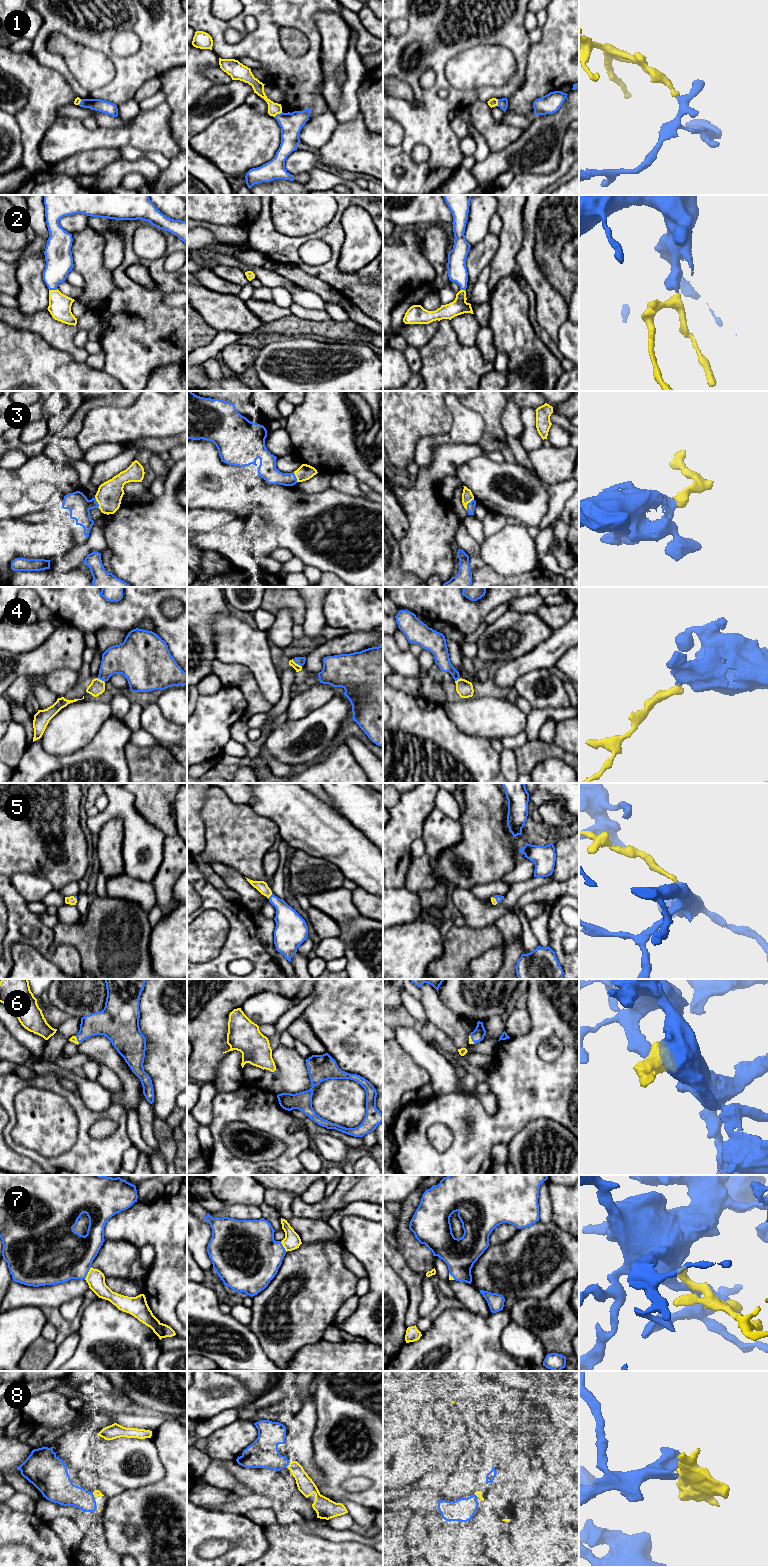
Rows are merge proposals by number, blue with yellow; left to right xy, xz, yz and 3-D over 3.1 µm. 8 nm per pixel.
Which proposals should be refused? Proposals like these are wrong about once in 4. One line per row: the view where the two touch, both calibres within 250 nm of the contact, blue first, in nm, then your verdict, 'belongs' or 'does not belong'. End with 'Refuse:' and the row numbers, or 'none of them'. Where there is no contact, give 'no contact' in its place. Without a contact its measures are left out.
1: xz | 180/100 nm | does not belong
2: xy | 220/180 nm | belongs
3: yz | 60/90 nm | belongs
4: xz | 70/50 nm | belongs
5: xz | 200/90 nm | belongs
6: yz | 100/30 nm | belongs
7: xy | 420/150 nm | belongs
8: xz | 240/140 nm | belongs
Refuse: 1

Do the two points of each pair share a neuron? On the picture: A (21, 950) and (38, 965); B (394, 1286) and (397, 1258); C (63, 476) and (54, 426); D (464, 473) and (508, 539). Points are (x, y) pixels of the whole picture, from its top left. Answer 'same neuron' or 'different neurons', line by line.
A: same neuron
B: different neurons
C: different neurons
D: different neurons

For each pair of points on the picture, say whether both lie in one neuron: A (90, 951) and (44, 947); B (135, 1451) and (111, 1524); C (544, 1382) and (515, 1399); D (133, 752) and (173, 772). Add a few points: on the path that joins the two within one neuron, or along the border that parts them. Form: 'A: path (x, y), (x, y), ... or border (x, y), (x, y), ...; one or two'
A: border (55, 941), (72, 945), (78, 952), (83, 968); two
B: border (148, 1484), (142, 1487), (125, 1489); two
C: border (505, 1389), (518, 1389), (544, 1394); two
D: path (143, 762), (155, 772), (163, 772); one

